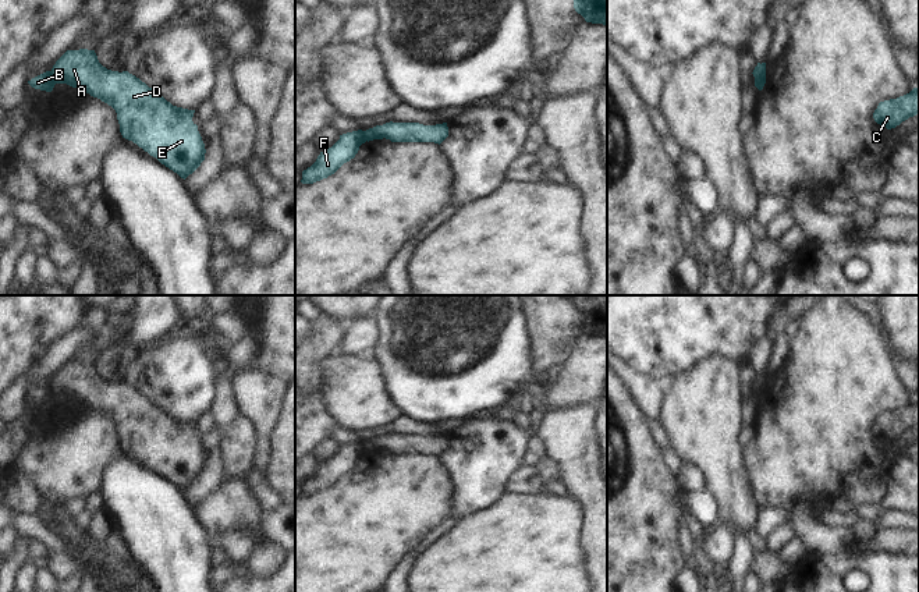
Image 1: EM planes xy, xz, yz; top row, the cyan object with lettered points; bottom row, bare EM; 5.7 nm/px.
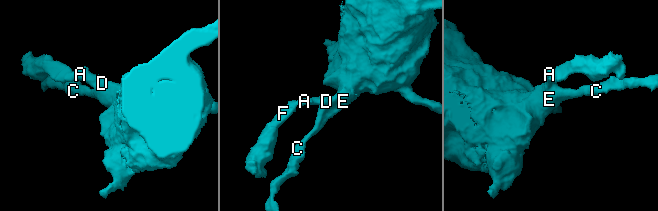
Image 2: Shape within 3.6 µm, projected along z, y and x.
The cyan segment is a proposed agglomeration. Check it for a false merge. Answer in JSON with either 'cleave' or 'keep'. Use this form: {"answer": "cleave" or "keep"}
{"answer": "cleave"}

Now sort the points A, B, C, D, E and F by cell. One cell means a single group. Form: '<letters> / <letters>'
A C D E / B F

